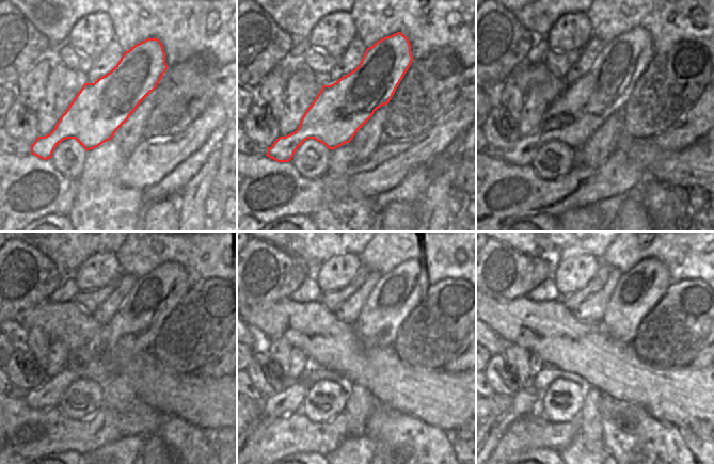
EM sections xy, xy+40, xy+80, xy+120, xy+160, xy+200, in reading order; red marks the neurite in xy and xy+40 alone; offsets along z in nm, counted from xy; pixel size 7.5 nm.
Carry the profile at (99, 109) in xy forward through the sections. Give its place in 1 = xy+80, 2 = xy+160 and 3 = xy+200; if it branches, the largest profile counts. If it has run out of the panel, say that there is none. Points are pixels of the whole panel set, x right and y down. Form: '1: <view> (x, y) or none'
1: xy+80 (574, 116)
2: xy+160 (398, 292)
3: xy+200 (637, 292)

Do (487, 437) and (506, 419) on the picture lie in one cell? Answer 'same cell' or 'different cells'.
same cell

